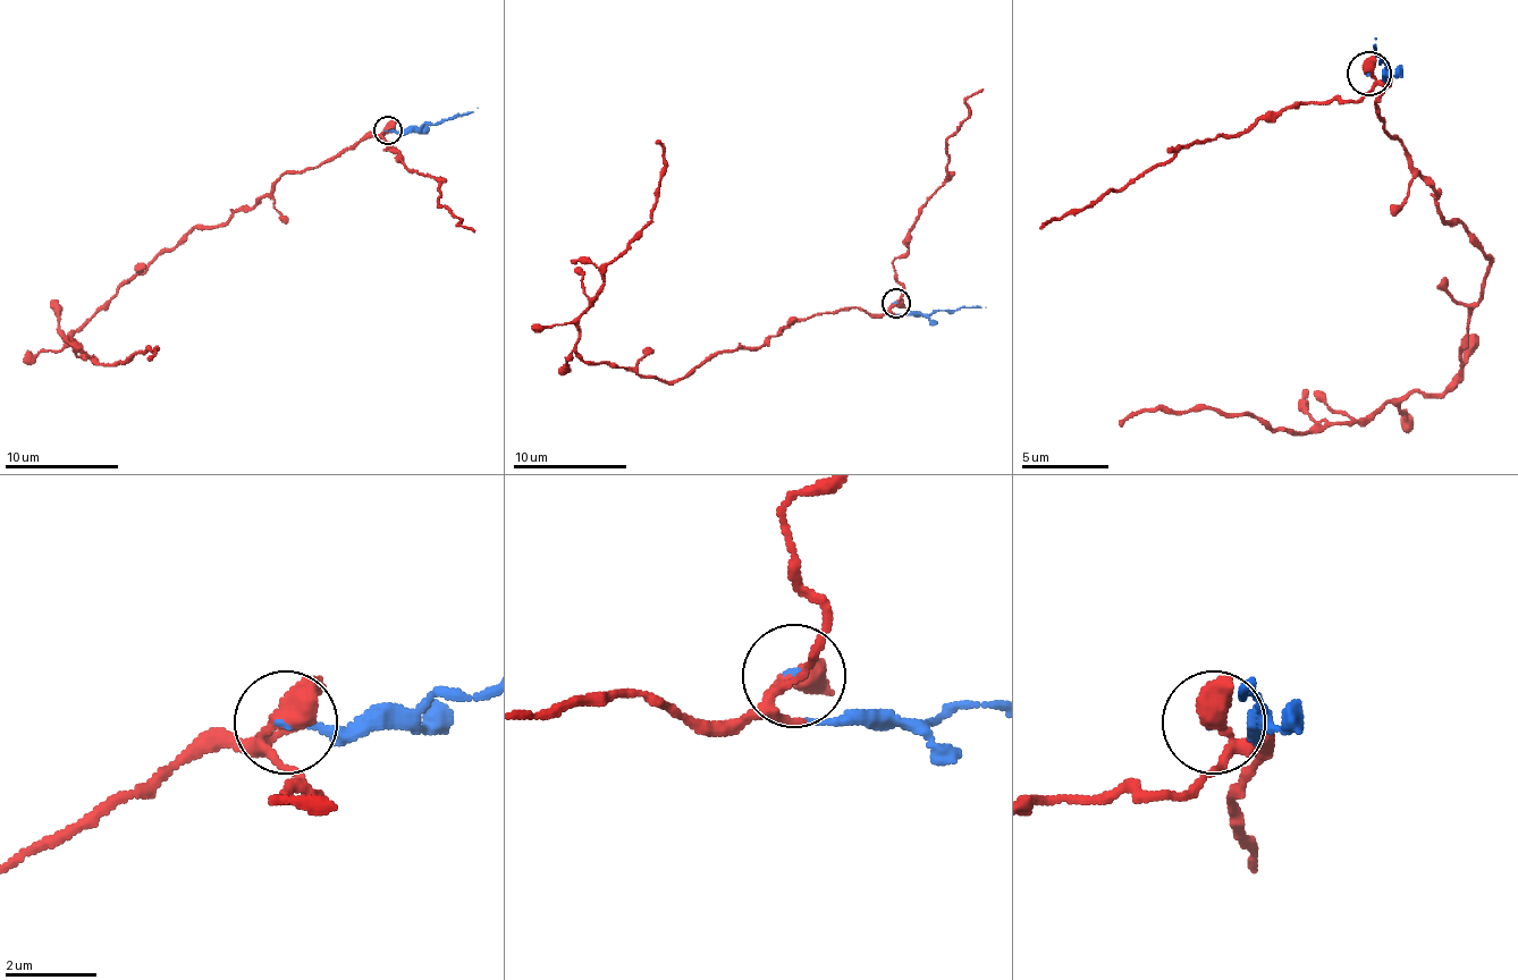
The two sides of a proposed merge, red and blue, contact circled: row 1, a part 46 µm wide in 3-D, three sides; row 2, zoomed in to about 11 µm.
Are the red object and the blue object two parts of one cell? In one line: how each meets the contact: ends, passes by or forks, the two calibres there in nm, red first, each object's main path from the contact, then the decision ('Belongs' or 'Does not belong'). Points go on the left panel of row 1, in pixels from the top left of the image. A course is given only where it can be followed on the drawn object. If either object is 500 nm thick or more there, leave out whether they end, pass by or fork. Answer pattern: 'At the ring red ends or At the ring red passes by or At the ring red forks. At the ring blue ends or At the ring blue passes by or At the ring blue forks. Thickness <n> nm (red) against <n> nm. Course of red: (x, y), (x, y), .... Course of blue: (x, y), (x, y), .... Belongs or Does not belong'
At the ring red passes by. At the ring blue ends. Thickness 420 nm (red) against 60 nm. Course of red: (388, 131), (288, 171), (251, 208), (162, 251), (68, 339), (106, 365), (157, 351), (149, 356). Course of blue: (388, 131), (416, 131), (426, 123), (443, 123), (477, 108). Belongs

